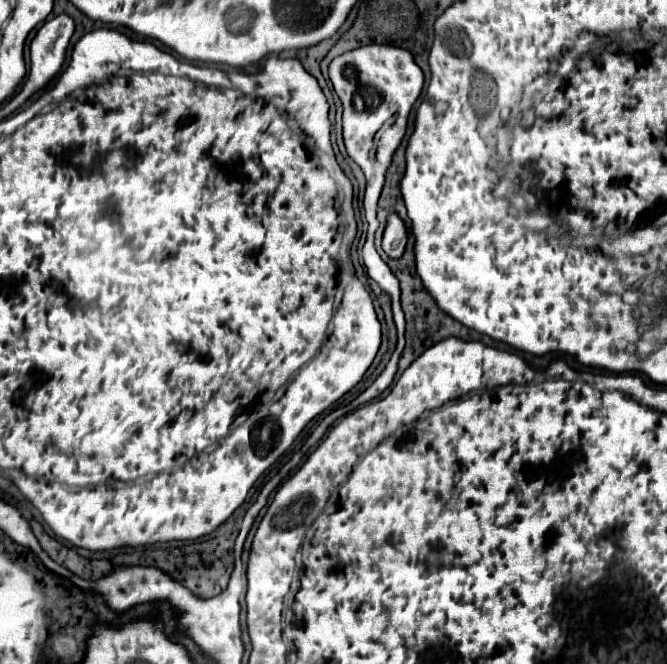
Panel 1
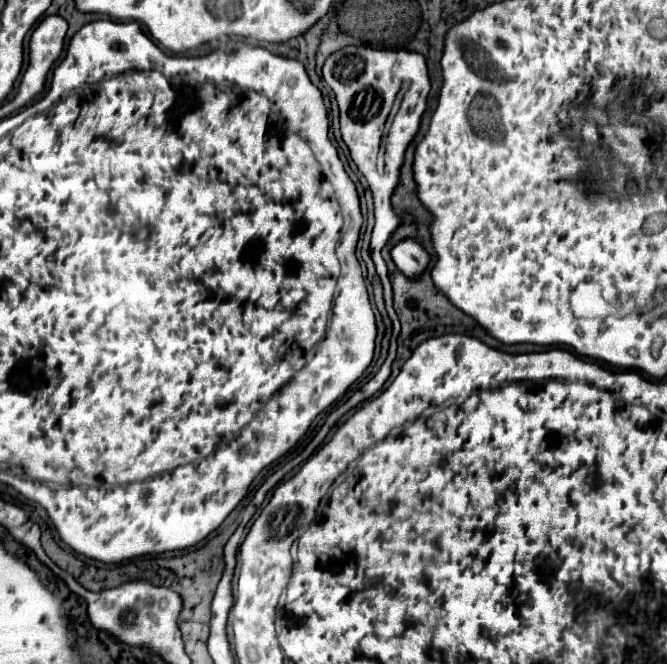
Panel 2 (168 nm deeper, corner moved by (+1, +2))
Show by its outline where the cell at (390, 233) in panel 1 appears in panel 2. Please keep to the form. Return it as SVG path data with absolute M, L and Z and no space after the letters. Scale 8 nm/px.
M414 238L400 240L390 250L390 256L392 256L396 268L400 272L404 272L406 276L420 276L430 260L430 256L424 252L424 248Z

